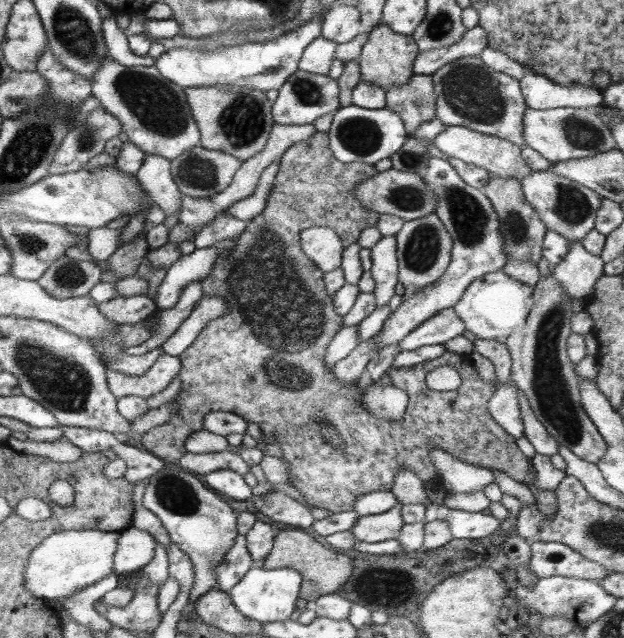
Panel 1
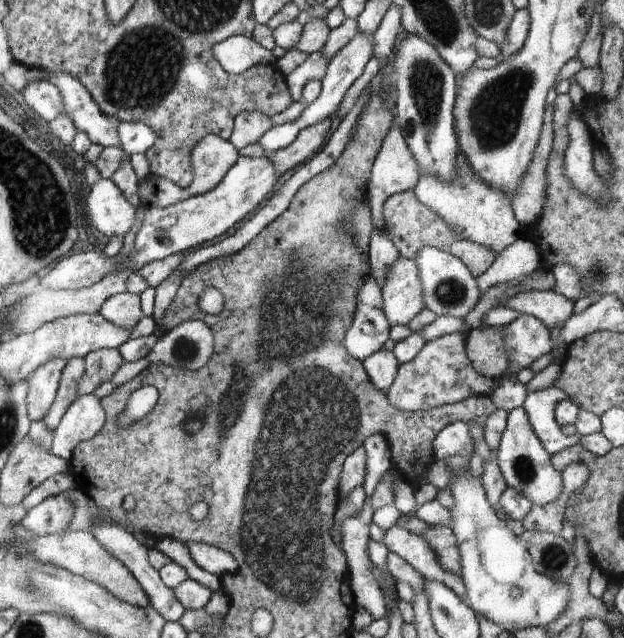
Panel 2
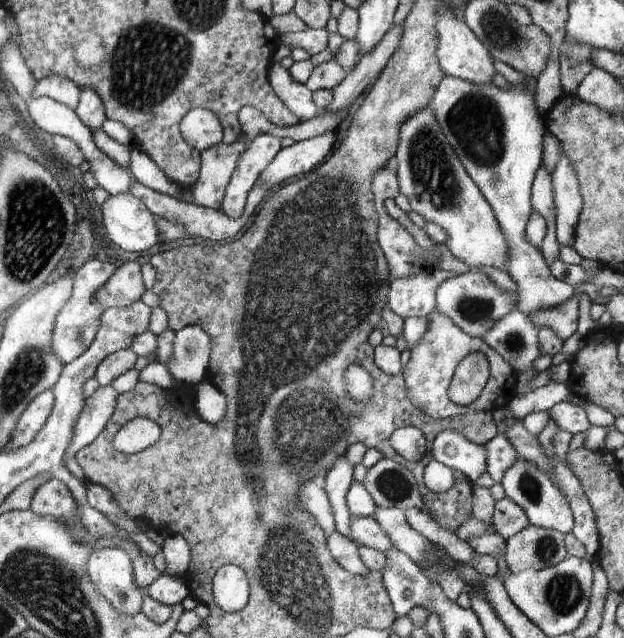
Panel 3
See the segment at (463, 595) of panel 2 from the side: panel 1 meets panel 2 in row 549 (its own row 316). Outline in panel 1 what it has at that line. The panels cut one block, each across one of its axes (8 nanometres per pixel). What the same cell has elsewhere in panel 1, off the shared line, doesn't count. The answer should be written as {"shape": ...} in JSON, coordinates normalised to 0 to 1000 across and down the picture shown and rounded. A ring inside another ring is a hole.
{"shape":[[[689,246],[675,276],[679,288],[697,307],[694,332],[705,342],[724,373],[724,406],[708,434],[667,456],[622,494],[612,517],[604,524],[599,553],[609,552],[625,539],[636,539],[699,489],[712,483],[728,483],[756,440],[779,429],[803,425],[813,414],[796,335],[779,306],[747,288],[720,252],[708,248]]]}

